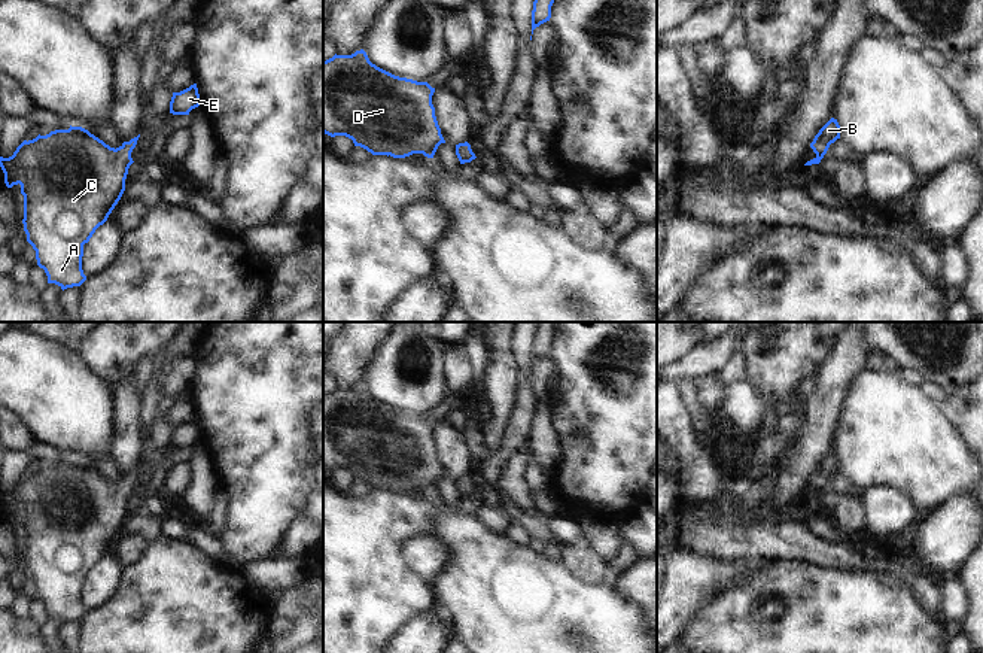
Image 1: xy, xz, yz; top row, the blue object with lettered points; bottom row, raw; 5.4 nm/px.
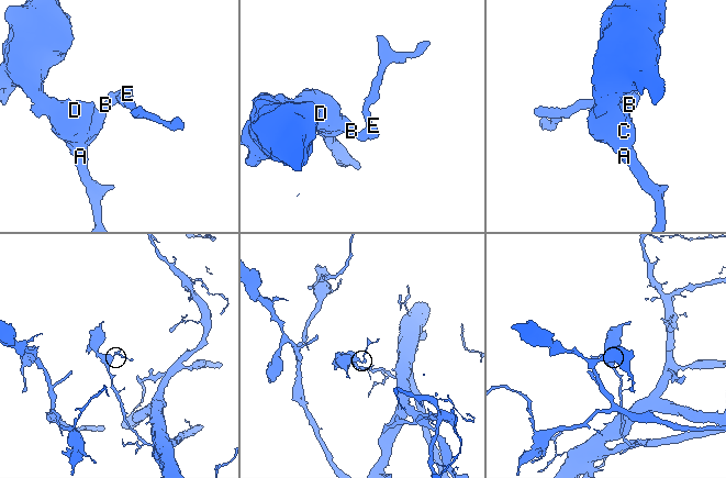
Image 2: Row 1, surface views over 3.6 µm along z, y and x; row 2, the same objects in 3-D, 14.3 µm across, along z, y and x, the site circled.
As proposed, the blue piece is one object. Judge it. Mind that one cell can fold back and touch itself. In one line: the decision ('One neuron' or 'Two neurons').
One neuron

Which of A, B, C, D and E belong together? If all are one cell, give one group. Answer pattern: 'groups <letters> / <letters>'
groups A B C D E

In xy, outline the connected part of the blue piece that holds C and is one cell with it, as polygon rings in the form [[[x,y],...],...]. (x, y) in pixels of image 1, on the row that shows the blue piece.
[[[70,125],[69,130],[24,140],[12,157],[0,157],[6,186],[21,185],[24,231],[36,250],[37,265],[48,276],[48,283],[55,283],[64,291],[86,280],[82,270],[83,245],[121,200],[139,137],[140,134],[115,149],[88,130]]]

